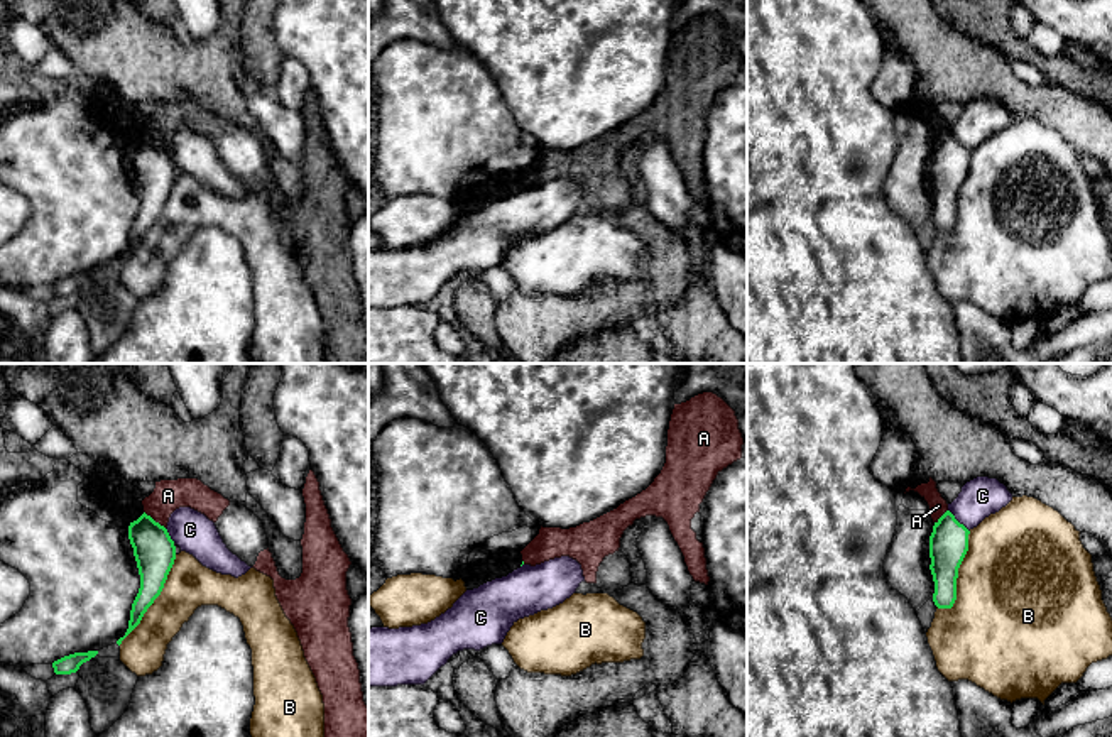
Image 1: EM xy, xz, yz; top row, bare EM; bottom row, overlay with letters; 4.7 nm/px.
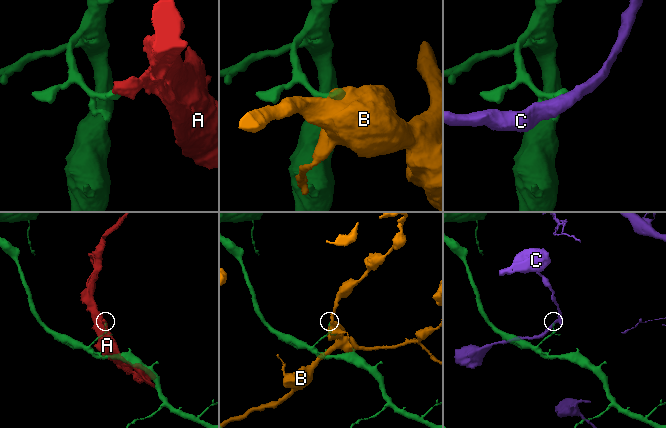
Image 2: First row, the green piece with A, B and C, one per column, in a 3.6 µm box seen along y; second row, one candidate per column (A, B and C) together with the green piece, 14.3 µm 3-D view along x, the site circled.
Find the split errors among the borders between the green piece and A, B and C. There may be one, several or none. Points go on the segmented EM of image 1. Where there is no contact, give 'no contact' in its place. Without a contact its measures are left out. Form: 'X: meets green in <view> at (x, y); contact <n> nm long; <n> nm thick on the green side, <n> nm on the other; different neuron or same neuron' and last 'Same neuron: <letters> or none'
A: meets green in xy at (152, 519); contact 130 nm long; 200 nm thick on the green side, 150 nm on the other; different neuron
B: meets green in yz at (957, 575); contact 400 nm long; 190 nm thick on the green side, 500 nm on the other; different neuron
C: meets green in yz at (957, 521); contact 150 nm long; 190 nm thick on the green side, 190 nm on the other; different neuron
Same neuron: none

